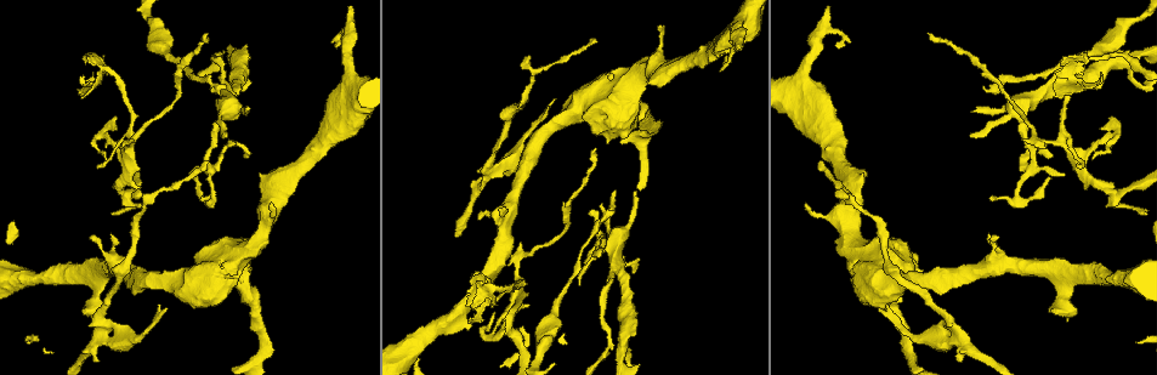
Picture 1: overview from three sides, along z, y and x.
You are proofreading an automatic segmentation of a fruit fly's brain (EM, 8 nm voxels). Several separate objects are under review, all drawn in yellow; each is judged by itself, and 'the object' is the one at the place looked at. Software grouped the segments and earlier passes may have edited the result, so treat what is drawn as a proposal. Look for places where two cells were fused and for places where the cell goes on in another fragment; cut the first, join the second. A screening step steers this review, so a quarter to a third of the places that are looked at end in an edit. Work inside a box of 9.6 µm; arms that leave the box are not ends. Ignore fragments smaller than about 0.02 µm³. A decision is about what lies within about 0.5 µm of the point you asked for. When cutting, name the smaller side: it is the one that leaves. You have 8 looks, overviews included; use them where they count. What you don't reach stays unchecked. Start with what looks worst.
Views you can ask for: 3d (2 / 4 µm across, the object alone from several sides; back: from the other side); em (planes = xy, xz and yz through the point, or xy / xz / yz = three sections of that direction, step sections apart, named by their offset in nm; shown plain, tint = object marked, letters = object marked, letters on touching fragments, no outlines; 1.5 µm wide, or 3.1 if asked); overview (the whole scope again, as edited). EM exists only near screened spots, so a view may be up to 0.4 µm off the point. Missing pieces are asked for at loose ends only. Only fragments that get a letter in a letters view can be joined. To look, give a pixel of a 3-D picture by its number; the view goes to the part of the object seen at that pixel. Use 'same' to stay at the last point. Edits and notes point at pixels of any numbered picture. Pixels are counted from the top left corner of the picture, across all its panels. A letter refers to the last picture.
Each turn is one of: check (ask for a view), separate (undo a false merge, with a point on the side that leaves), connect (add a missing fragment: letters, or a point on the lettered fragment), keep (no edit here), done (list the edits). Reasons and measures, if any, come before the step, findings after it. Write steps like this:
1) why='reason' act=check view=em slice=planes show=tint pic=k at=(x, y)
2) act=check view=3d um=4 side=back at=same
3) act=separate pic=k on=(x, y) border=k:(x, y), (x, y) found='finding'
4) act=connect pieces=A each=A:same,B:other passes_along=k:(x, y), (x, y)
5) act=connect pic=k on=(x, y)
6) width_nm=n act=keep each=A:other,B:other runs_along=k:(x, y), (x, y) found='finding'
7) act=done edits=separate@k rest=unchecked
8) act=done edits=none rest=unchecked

why='abrupt turn' act=check view=em slice=planes show=letters pic=1 at=(1126, 62)

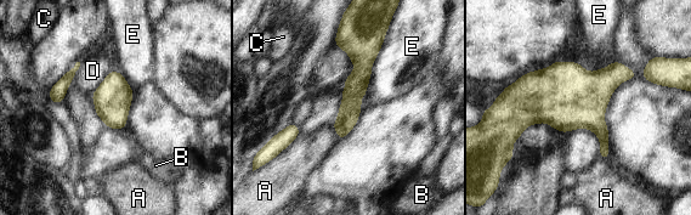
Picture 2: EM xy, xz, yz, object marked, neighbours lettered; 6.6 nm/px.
width_nm=140 act=keep each=A:other,B:other,C:other,D:other,E:other border=2:(386, 33), (372, 64), (366, 92) found='one cell here'

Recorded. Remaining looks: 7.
why='tapers out' act=check view=em slice=planes show=letters pic=1 at=(635, 270)

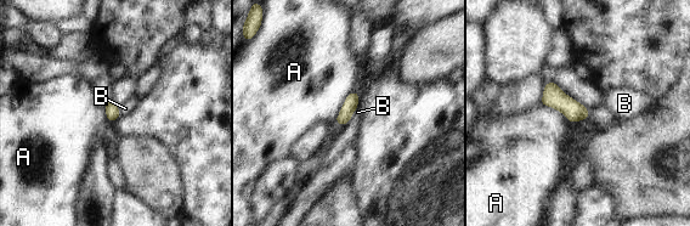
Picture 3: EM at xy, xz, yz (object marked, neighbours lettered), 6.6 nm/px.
act=keep each=A:other,B:other border=3:(118, 107), (120, 114) found='none of them fits'

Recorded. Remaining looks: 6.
why='branch stops here' act=check view=3d um=2 pic=1 at=(836, 195)

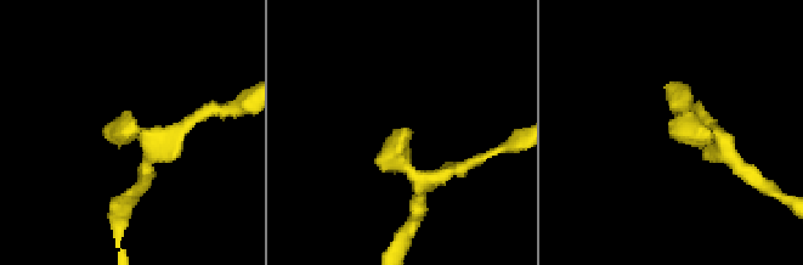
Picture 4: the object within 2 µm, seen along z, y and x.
why='need the tissue' act=check view=em slice=planes show=tint pic=4 at=(406, 129)

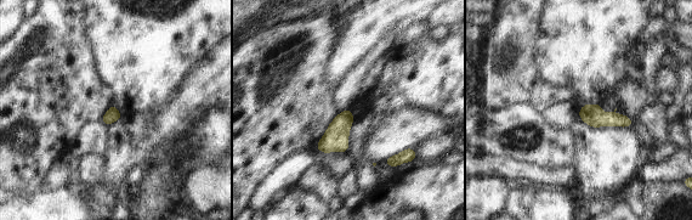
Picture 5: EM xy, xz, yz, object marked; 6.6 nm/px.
act=check view=em slice=planes show=letters at=same

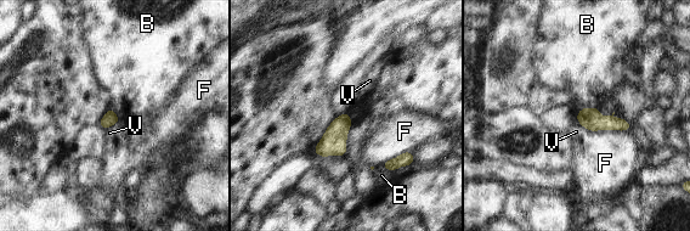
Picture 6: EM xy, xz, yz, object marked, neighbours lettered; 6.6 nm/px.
act=keep each=B:other,F:other,V:other border=6:(598, 105), (576, 113) found='none of them fits'

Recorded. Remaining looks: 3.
act=done edits=none rest=unchecked

